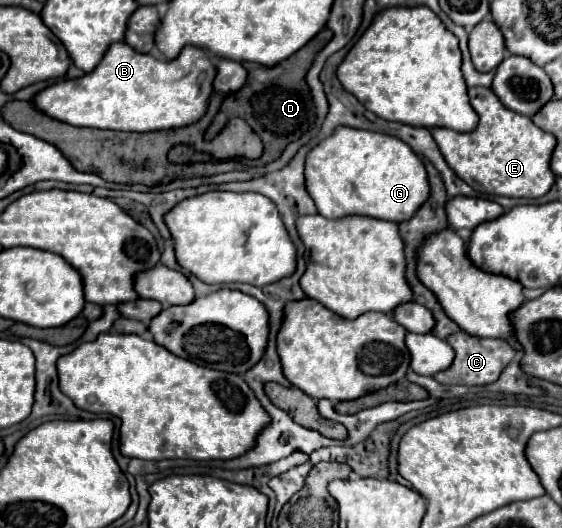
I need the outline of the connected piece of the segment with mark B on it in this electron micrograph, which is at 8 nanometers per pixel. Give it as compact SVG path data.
M114 43L96 71L80 79L64 79L52 87L46 87L34 97L34 105L46 115L70 123L74 127L94 127L94 129L112 129L112 131L132 131L132 133L150 133L162 129L180 129L198 123L206 111L210 97L214 93L212 79L216 77L216 63L200 47L184 47L174 61L160 61L150 53L138 53L126 43Z

